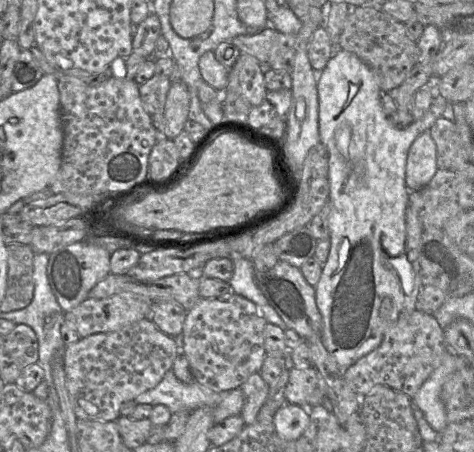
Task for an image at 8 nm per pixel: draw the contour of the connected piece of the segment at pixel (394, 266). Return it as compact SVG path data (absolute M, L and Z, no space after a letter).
M341 49L334 51L327 66L317 76L316 86L320 145L328 152L331 247L315 286L315 300L322 317L322 343L343 377L346 369L382 343L386 332L403 312L405 294L397 274L402 268L409 272L405 255L407 154L414 140L429 131L452 104L438 96L422 119L414 121L405 130L398 130L383 113L382 90L374 71L355 54Z

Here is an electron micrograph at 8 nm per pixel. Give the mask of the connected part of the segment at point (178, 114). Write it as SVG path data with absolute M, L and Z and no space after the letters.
M183 82L172 83L164 107L167 138L174 140L183 130L188 120L190 97Z

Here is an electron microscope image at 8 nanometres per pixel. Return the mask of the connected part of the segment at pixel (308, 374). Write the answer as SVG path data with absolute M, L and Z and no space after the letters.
M312 367L289 369L288 383L285 388L286 403L306 407L317 387L317 376Z

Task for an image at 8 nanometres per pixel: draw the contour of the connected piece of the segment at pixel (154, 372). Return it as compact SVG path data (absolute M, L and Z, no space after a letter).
M144 318L117 331L81 338L65 347L66 387L77 419L116 421L121 406L156 387L172 369L179 354L177 338L164 334L151 318Z

